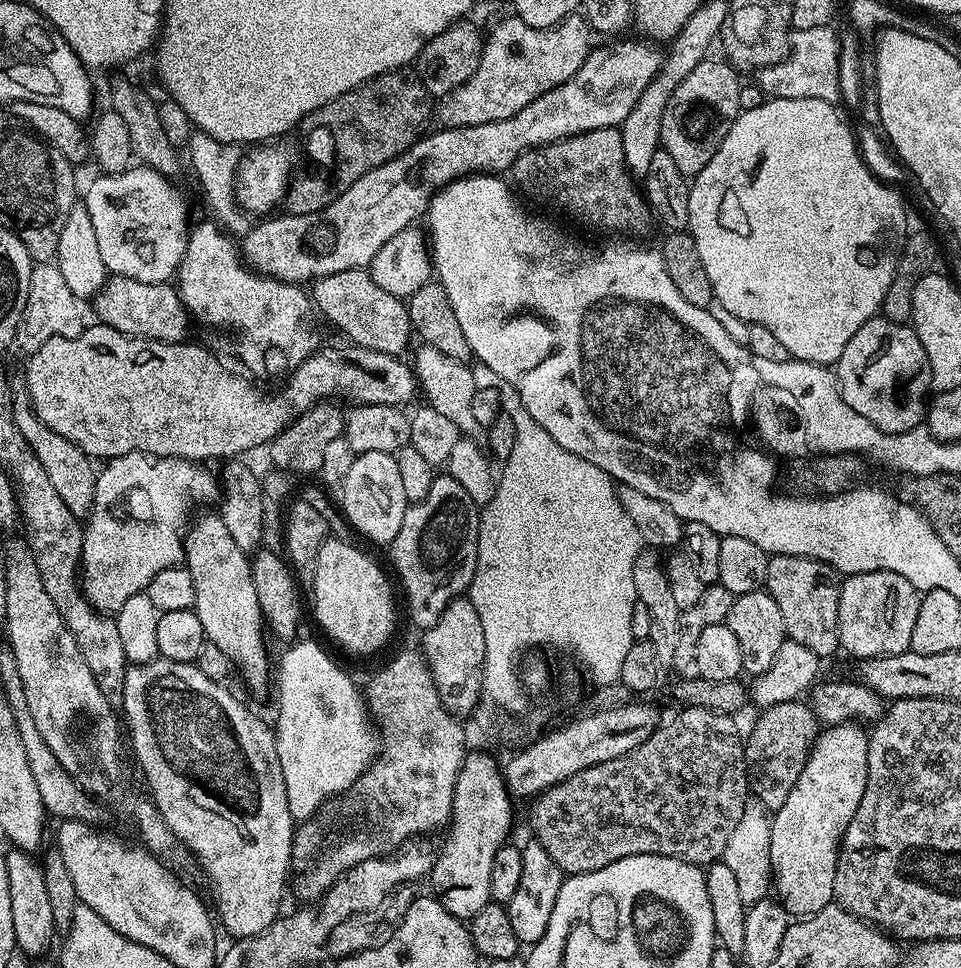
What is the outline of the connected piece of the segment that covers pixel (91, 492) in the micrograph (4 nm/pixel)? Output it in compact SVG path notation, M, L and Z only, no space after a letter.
M13 379L11 385L12 409L14 410L14 420L18 422L18 430L22 430L22 436L34 450L38 462L42 462L42 470L46 470L46 474L50 474L50 482L53 483L54 490L58 490L62 502L66 502L66 506L78 518L91 516L96 498L96 477L98 475L97 465L92 465L95 464L93 457L87 456L74 442L62 438L62 434L54 434L54 430L50 430L50 426L46 426L46 422L42 422L38 418L38 414L28 402L23 379Z

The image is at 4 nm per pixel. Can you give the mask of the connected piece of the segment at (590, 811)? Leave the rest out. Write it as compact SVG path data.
M687 706L679 709L680 713L672 721L661 723L652 737L646 742L642 742L634 750L614 758L610 762L602 762L598 766L590 766L585 772L574 774L566 778L553 788L547 788L535 797L532 808L532 832L535 843L544 847L546 854L554 858L554 862L560 868L560 871L568 876L586 876L594 870L602 870L610 866L610 862L619 860L629 860L632 856L638 854L658 854L661 858L670 860L685 860L694 866L707 866L717 863L723 857L726 850L726 841L730 839L730 833L734 826L738 826L742 819L742 810L747 806L750 799L750 789L748 787L748 767L744 761L744 740L742 732L736 729L736 724L731 715L723 712L715 712L709 708L689 708Z

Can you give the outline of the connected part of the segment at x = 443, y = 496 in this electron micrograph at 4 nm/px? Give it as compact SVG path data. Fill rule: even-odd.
M437 474L430 486L430 494L419 500L417 504L409 504L402 518L402 526L398 526L398 534L394 534L386 552L392 559L392 568L400 575L400 584L404 587L404 596L408 599L408 616L420 630L434 626L452 600L463 597L472 585L474 570L478 562L478 530L480 529L481 509L466 494L460 483L447 474Z

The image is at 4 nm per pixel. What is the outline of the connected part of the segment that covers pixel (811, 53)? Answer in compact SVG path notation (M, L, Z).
M823 24L814 30L793 31L790 37L788 56L774 66L761 68L758 85L765 97L778 98L818 98L827 104L841 103L839 62L841 37L835 27Z

